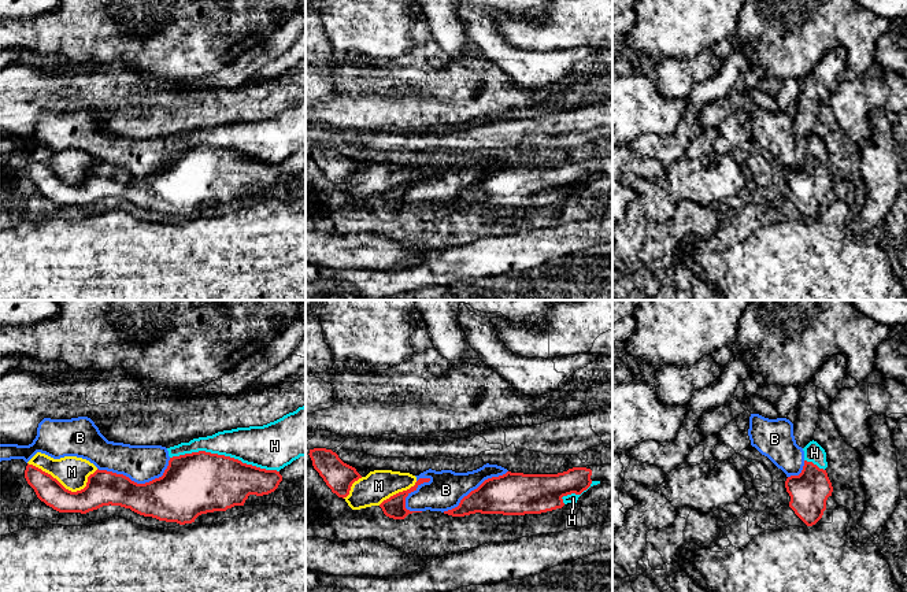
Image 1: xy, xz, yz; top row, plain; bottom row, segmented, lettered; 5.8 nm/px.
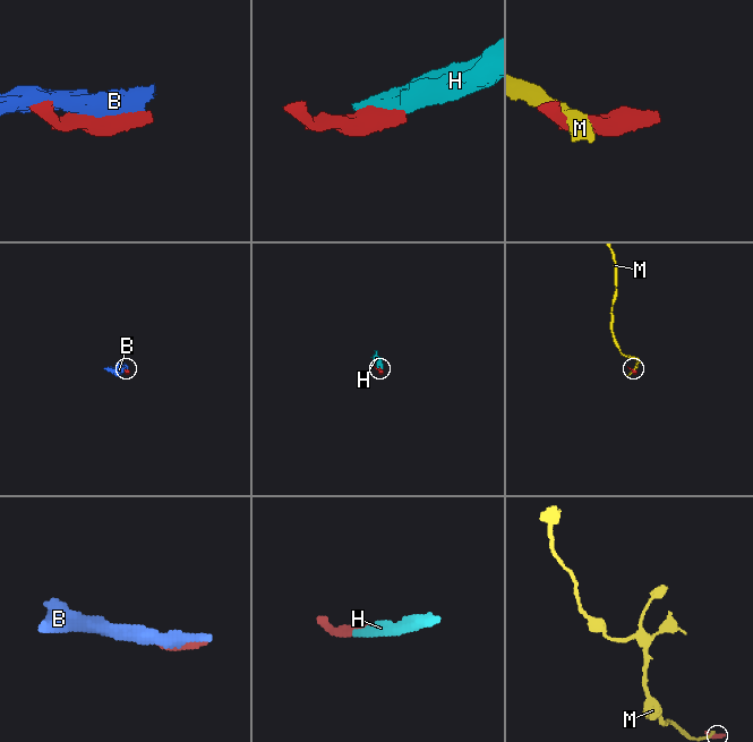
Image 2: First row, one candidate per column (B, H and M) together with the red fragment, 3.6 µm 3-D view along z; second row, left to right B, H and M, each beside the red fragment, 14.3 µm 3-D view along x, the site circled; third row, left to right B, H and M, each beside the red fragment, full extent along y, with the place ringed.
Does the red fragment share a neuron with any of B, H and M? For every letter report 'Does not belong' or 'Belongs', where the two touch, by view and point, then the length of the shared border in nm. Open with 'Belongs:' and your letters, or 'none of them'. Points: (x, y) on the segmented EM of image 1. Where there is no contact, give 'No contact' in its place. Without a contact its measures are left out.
Belongs: none of them
B: Does not belong. Touches red at xy (136, 483). Shared border 440 nm
H: Does not belong. Touches red at xy (224, 455). Shared border 650 nm
M: Does not belong. Touches red at xy (65, 488). Shared border 420 nm

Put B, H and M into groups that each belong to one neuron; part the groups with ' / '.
B H / M

